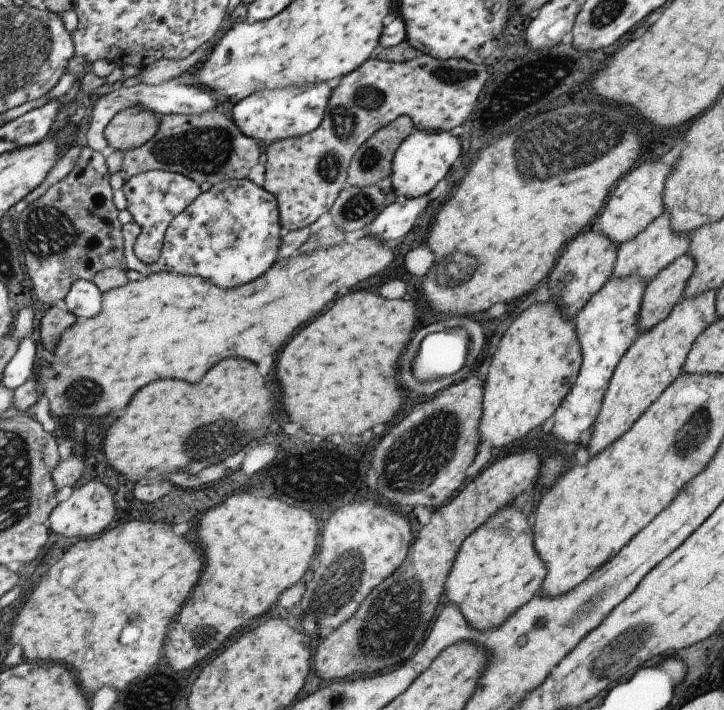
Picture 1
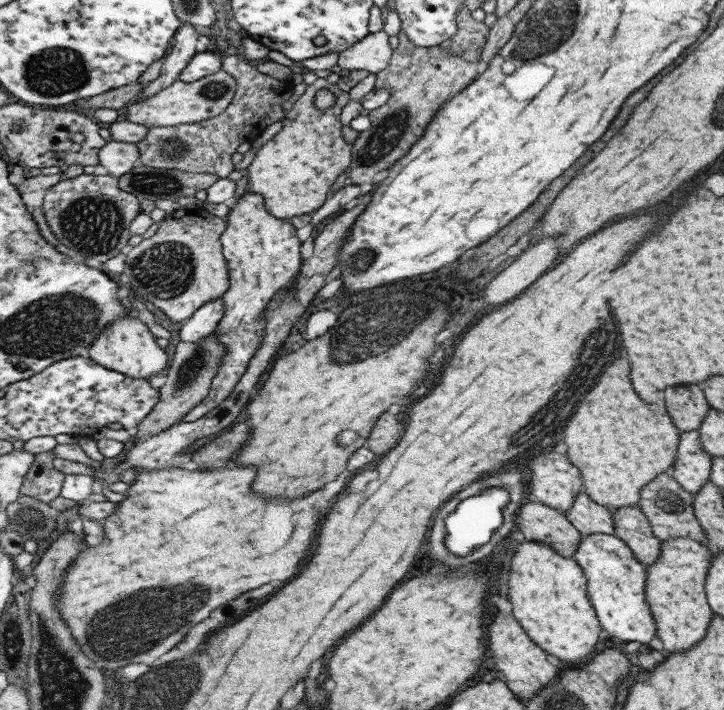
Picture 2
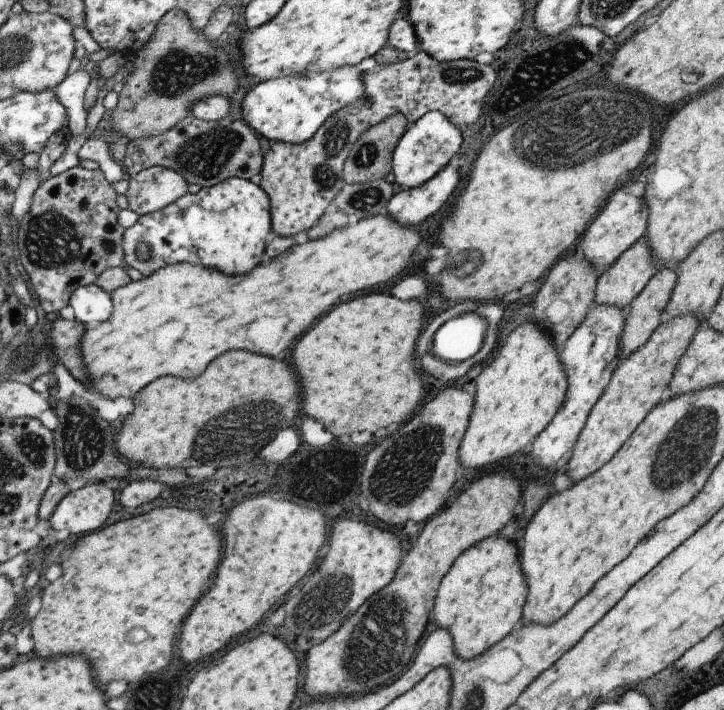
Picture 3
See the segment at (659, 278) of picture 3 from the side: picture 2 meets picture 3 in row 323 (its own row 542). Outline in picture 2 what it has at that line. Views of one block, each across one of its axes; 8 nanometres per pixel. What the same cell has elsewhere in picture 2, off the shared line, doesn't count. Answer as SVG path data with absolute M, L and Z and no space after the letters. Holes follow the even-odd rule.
M636 507L611 509L613 534L631 549L633 556L644 565L659 558L658 538L653 535L647 517Z

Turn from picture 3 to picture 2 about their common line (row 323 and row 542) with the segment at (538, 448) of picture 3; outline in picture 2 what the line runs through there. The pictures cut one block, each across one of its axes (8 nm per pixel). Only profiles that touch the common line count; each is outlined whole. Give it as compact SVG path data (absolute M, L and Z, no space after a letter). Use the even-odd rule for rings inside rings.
M585 534L579 540L579 546L571 557L581 568L586 578L586 593L591 607L595 611L599 626L607 632L609 638L614 638L615 642L639 642L649 644L655 638L655 621L649 611L649 605L645 603L645 578L647 571L645 565L640 563L627 545L611 534Z

